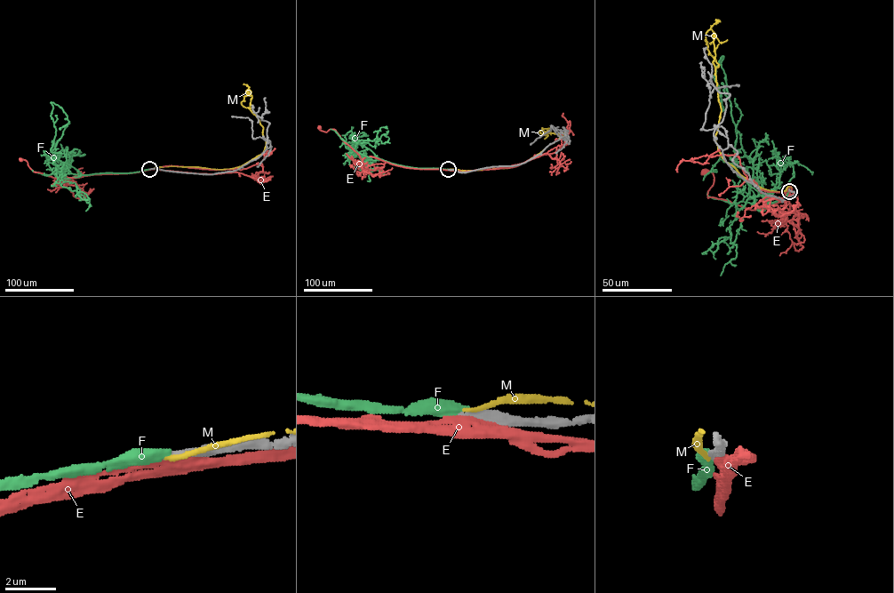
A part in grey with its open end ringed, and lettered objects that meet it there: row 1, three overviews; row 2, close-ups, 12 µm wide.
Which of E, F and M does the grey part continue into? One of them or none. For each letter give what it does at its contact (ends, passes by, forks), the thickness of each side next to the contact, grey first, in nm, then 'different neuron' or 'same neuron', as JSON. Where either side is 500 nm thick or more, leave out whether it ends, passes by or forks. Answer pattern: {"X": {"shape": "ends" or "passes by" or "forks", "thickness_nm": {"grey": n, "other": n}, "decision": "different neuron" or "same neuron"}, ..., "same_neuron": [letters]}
{"E": {"shape": "passes by", "thickness_nm": {"grey": 440, "other": 380}, "decision": "different neuron"}, "F": {"shape": "ends", "thickness_nm": {"grey": 280, "other": 460}, "decision": "same neuron"}, "M": {"shape": "ends", "thickness_nm": {"grey": 420, "other": 220}, "decision": "different neuron"}, "same_neuron": ["F"]}

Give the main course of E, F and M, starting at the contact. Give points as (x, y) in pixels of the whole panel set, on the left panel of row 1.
E: (150, 169), (56, 179), (34, 172), (26, 160), (20, 159)
F: (149, 169), (82, 175), (51, 152), (56, 130), (51, 116), (52, 102), (61, 108), (68, 121), (60, 129)
M: (150, 169), (229, 169), (262, 154), (263, 128), (241, 104), (251, 92), (246, 93)

